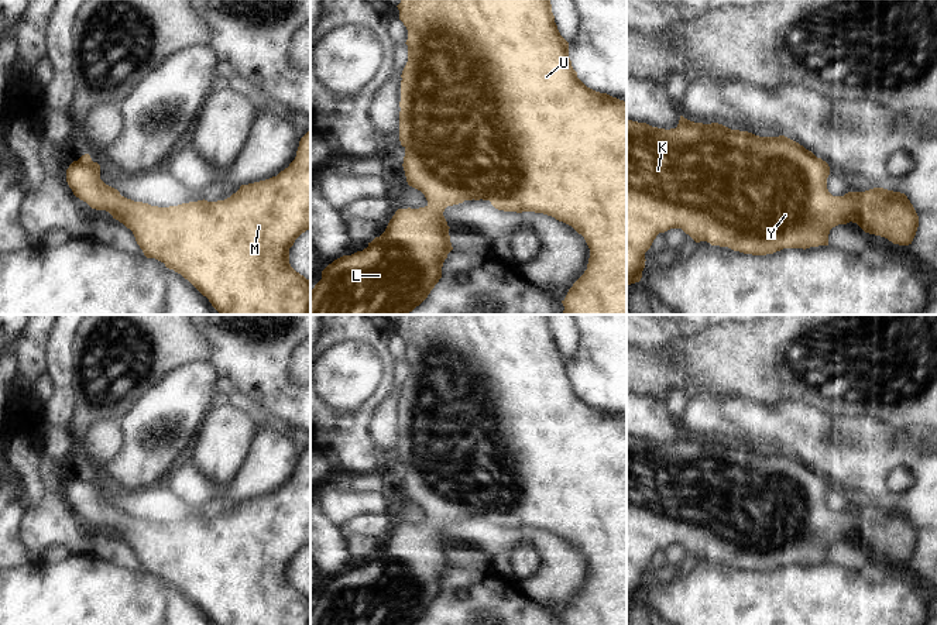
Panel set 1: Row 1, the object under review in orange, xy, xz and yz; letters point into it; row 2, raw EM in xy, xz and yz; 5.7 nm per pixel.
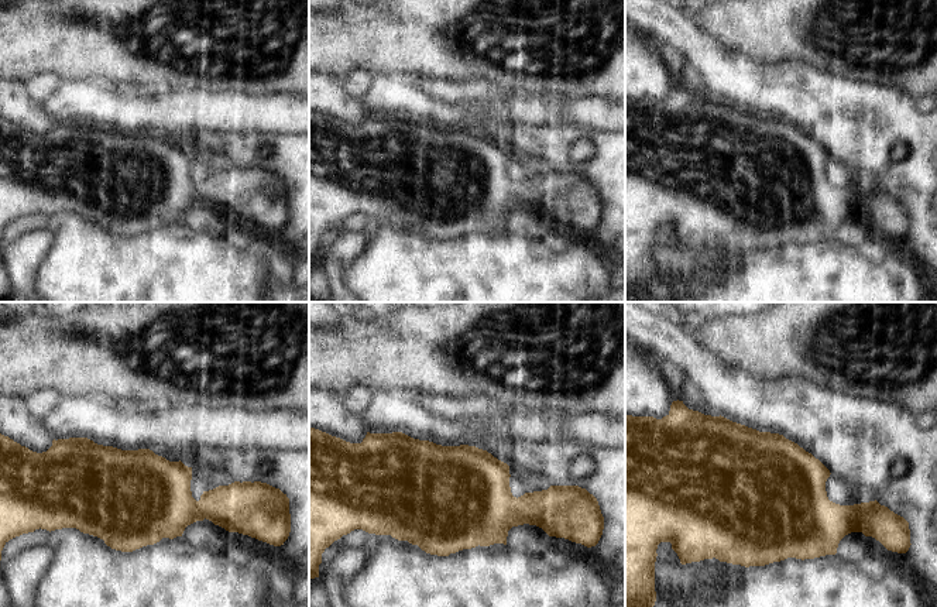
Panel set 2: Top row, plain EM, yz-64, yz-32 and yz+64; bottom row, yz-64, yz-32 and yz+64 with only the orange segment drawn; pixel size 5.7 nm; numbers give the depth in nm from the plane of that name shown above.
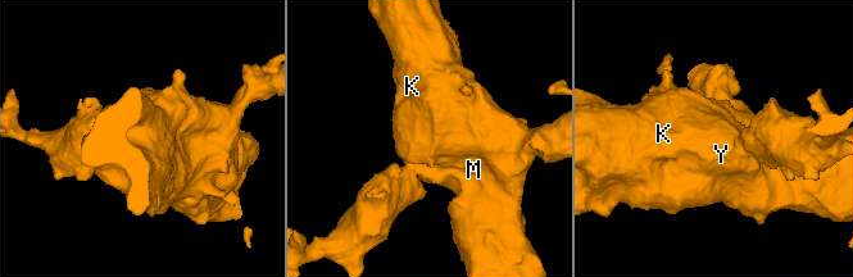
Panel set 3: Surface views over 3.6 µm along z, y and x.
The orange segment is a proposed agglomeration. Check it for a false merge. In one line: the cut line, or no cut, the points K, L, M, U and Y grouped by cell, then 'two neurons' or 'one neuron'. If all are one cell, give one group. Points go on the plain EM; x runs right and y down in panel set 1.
no cut; K L M U Y; one neuron

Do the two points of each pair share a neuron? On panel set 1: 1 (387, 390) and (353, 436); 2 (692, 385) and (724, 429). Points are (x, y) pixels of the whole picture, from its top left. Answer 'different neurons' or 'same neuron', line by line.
1: same neuron
2: different neurons

